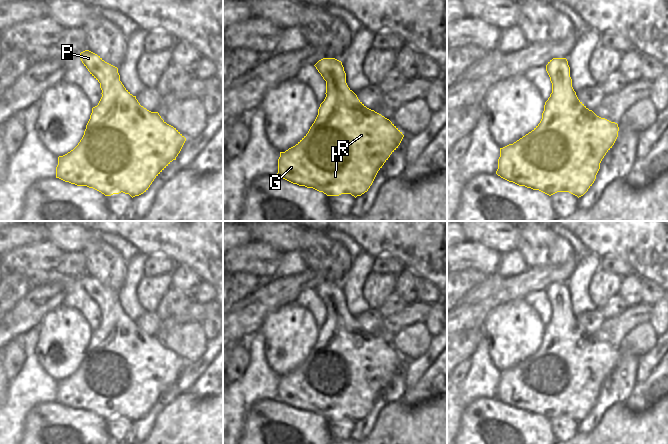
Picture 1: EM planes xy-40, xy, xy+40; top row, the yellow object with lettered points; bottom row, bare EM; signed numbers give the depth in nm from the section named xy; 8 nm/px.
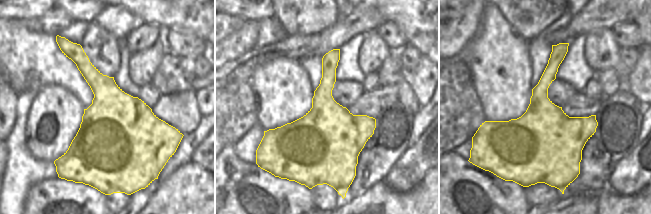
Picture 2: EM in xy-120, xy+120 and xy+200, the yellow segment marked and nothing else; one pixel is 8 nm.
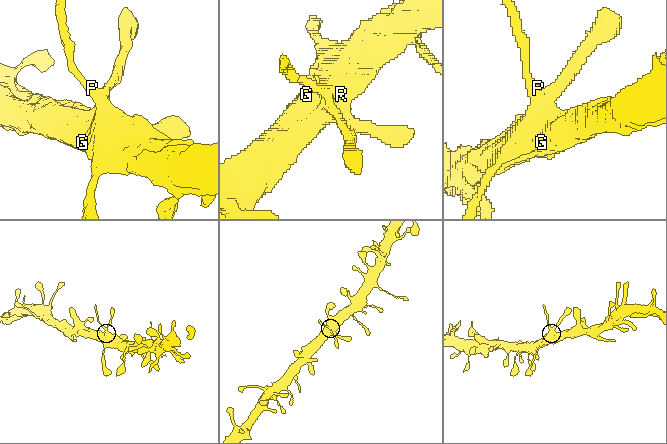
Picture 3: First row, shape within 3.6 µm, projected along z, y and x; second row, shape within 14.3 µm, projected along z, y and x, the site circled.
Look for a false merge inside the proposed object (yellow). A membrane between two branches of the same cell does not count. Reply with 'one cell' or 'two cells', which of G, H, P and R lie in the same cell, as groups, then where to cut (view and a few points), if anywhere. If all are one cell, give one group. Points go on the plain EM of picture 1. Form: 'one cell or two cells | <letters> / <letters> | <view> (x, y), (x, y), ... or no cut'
one cell | G H P R | no cut

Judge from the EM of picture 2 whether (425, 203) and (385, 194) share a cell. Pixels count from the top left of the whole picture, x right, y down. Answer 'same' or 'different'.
same

